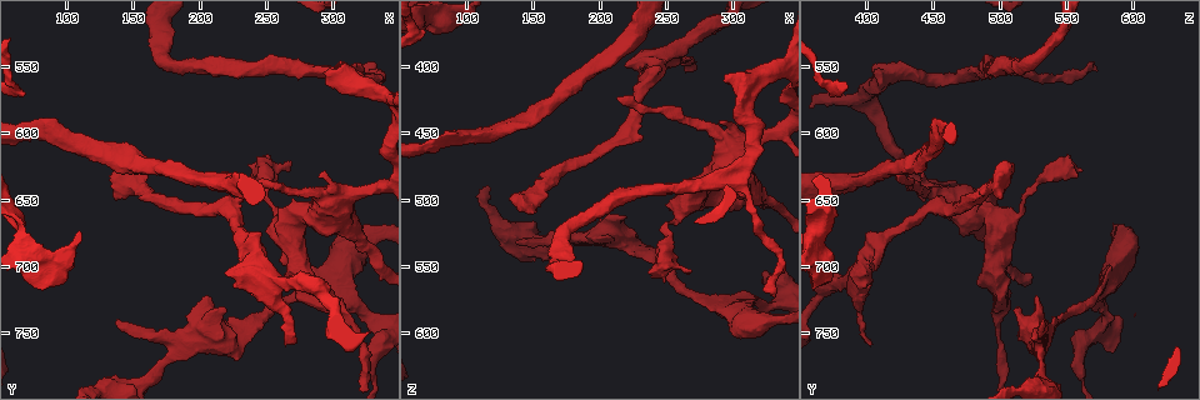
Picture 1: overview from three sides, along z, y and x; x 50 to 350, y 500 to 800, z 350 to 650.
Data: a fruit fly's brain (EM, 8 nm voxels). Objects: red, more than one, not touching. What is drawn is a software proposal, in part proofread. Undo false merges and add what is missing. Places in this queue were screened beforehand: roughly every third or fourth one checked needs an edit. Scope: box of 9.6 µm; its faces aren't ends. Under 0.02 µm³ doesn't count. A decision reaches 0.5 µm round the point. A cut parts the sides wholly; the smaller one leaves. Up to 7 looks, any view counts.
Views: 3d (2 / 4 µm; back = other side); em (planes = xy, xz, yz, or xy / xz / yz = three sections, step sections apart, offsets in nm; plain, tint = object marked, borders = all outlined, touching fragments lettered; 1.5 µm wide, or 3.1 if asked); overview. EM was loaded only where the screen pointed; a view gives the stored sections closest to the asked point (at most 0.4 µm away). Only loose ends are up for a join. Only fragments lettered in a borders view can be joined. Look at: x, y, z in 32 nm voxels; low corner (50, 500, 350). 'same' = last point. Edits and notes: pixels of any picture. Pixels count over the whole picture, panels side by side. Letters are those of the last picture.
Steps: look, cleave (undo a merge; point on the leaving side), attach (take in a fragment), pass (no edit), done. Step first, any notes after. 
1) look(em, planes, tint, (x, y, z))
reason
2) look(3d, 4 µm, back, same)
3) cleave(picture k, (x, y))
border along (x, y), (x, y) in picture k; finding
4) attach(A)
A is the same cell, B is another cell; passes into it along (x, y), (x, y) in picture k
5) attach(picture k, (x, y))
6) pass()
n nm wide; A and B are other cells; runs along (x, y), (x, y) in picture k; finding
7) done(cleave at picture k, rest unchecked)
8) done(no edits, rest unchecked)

look(3d, 4 µm, (266, 622, 552))
an open end

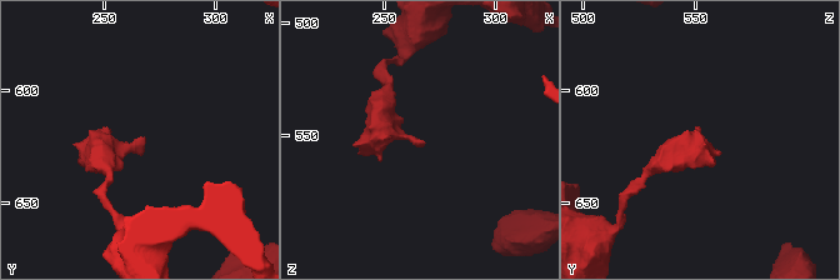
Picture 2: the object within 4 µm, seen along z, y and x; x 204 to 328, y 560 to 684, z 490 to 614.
look(em, planes, borders, (268, 621, 553))

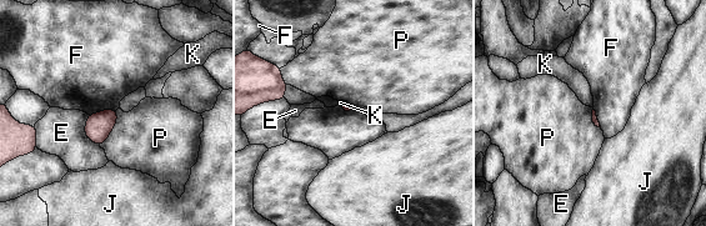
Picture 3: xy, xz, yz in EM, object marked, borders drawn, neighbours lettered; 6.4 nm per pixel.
pass()
E, F, J, K and P are other cells; border along (115, 109), (103, 109), (89, 115) in picture 3; no lettered fragment goes on from it

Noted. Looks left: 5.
look(3d, 2 µm, (220, 732, 512))
branch stops here

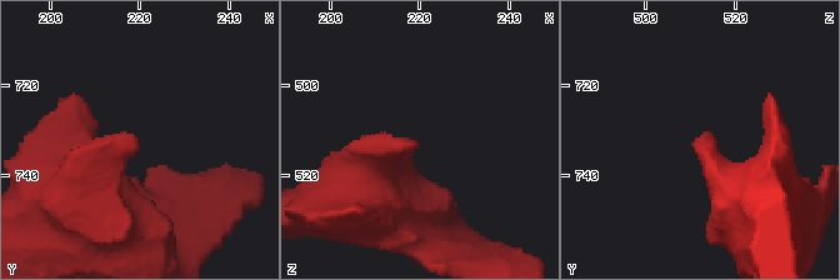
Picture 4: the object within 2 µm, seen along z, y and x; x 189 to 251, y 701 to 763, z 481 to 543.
look(em, planes, borders, (220, 733, 512))
now the EM

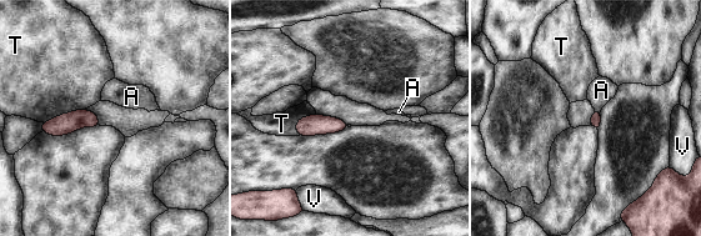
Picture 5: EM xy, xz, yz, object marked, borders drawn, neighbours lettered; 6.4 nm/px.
pass()
T touches over 280 nm; A, T and V are other cells; border along (594, 108), (600, 111) in picture 5; none of them fits

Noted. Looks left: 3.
look(3d, 2 µm, (264, 758, 404))
free end

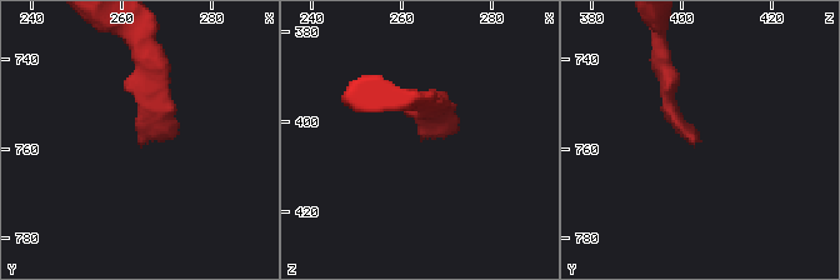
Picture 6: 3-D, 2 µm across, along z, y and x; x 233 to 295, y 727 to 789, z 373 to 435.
look(em, xy, step 4, borders, (264, 759, 403))

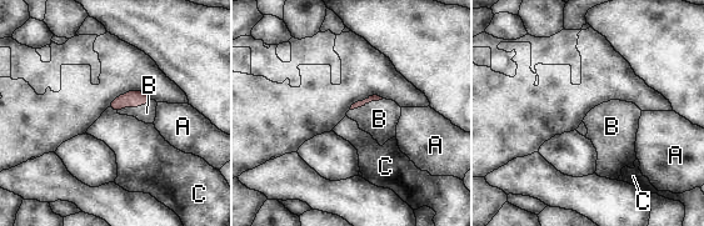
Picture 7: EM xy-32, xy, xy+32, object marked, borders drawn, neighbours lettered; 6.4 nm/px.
attach(B)
B is the same cell, A and C are other cells; the neuron continues

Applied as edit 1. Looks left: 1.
done(attach at picture 7, rest unchecked)

